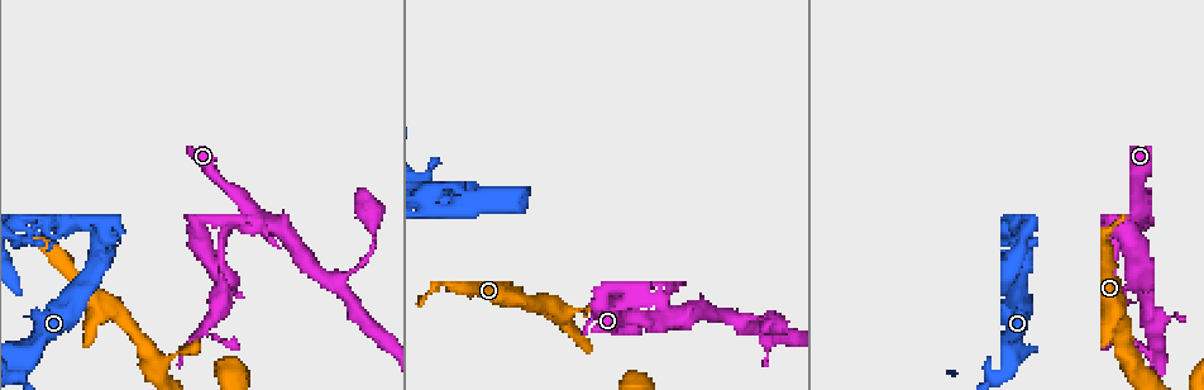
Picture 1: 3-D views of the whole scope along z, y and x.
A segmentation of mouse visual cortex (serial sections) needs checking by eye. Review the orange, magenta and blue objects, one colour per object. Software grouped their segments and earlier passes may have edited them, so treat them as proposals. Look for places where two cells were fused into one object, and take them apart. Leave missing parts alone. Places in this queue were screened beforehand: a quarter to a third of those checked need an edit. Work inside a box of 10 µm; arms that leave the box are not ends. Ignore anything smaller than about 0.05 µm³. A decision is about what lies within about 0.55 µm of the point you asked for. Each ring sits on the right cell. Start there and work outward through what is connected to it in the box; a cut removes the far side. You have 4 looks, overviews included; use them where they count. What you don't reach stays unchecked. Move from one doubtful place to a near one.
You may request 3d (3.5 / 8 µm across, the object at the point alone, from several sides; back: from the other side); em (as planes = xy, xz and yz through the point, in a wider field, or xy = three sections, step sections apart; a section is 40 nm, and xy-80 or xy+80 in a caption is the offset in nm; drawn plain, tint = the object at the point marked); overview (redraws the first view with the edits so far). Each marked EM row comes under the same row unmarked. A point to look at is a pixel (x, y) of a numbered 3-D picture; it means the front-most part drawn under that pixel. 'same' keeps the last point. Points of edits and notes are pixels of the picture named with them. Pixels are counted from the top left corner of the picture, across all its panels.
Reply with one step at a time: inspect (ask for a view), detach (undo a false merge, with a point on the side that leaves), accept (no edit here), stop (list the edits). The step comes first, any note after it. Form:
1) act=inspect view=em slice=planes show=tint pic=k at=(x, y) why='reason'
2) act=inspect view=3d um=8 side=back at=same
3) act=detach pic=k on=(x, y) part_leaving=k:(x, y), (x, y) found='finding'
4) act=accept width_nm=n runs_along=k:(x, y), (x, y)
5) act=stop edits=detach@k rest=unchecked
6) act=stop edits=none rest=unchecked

act=inspect view=3d um=3.5 pic=1 at=(22, 352) why='arms run side by side'

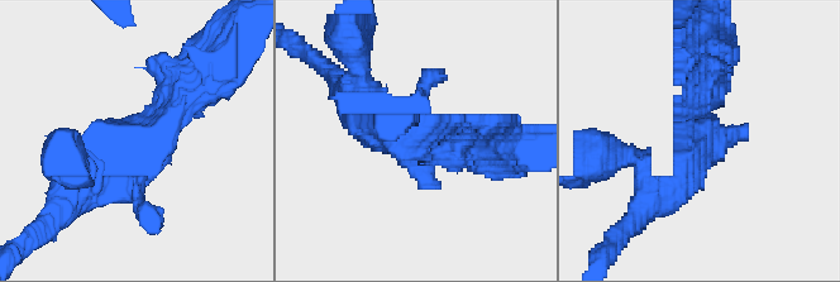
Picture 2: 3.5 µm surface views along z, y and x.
act=inspect view=em slice=xy step=1 show=tint pic=2 at=(710, 139) arms=3 arm_widths_nm=250,350,400

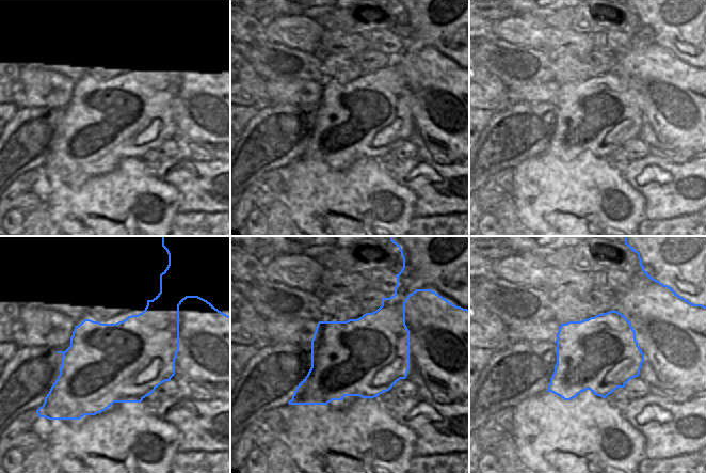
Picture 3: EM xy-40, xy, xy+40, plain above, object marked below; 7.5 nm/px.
act=accept runs_along=2:(195, 81), (156, 124) found='all the same cell'

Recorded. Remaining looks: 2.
act=inspect view=3d um=3.5 pic=1 at=(1132, 220) why='a fork'

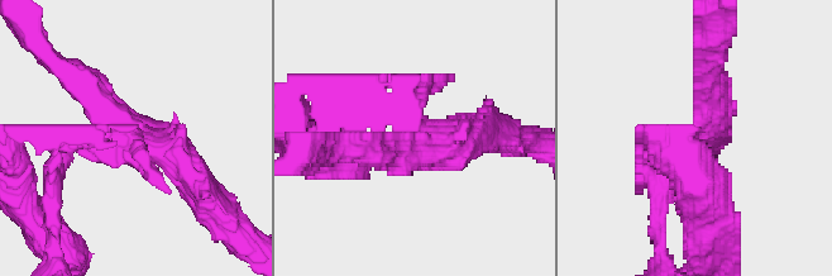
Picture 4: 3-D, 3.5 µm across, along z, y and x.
act=inspect view=em slice=planes show=tint pic=4 at=(416, 139) why='now the EM'

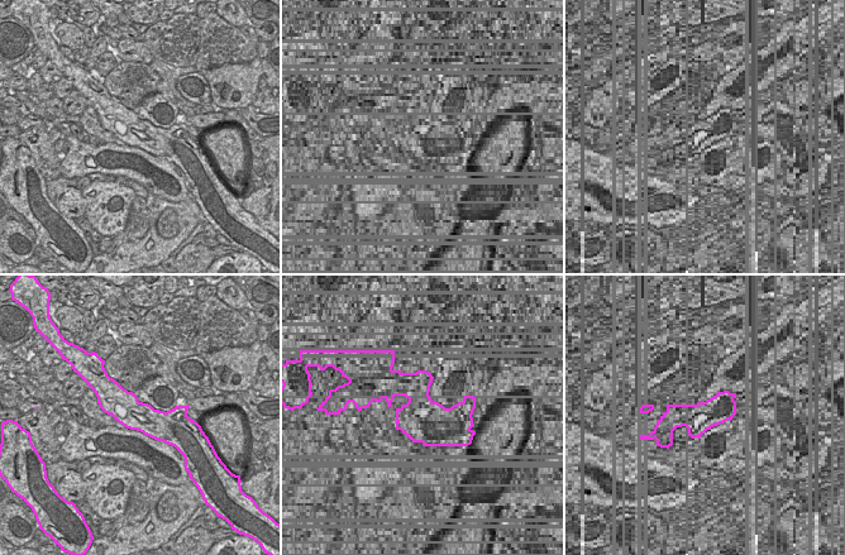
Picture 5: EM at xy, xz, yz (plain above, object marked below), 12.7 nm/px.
act=detach pic=4 on=(95, 157) part_leaving=4:(132, 136), (73, 139), (23, 131) found='a second cell is stuck on'

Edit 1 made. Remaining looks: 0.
act=stop edits=detach@4 rest=unchecked

